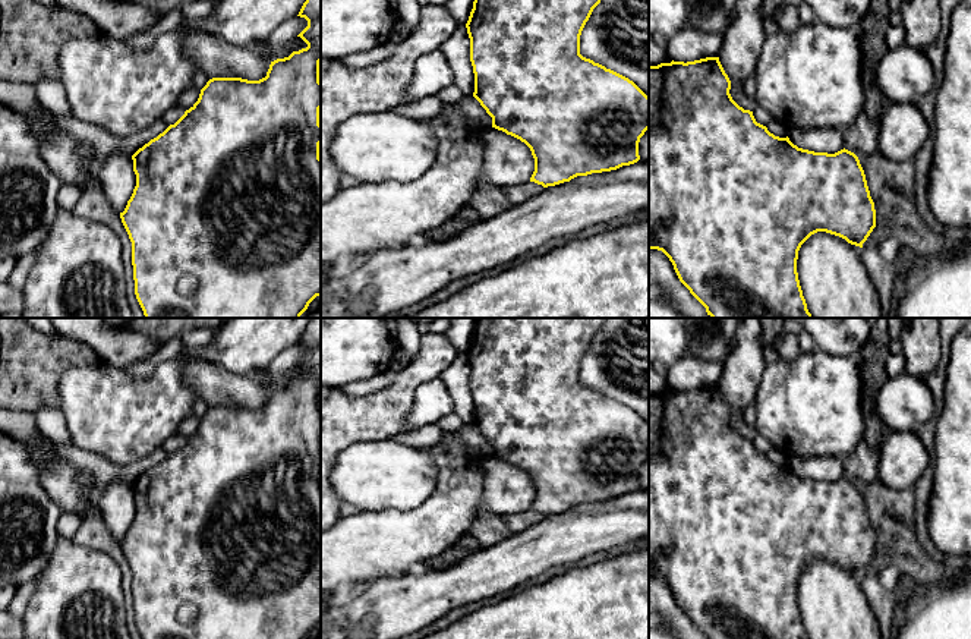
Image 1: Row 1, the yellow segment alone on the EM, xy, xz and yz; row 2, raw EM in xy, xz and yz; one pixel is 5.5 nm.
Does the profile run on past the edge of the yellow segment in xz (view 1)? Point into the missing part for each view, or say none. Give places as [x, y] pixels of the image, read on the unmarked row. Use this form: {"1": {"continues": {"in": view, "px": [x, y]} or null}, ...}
{"1": {"continues": null}}

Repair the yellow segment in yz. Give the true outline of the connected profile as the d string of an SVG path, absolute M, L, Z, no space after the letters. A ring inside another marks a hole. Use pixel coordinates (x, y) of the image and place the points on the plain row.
M719 385L694 390L671 390L649 394L649 577L662 579L674 594L680 610L706 639L808 639L797 601L801 573L814 561L826 560L863 576L876 555L876 538L858 485L841 478L835 482L798 476L789 466L775 465L756 450L753 440L740 435L729 422L731 409Z

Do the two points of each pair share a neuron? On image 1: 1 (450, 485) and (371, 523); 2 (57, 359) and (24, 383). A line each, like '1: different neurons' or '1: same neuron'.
1: same neuron
2: same neuron

